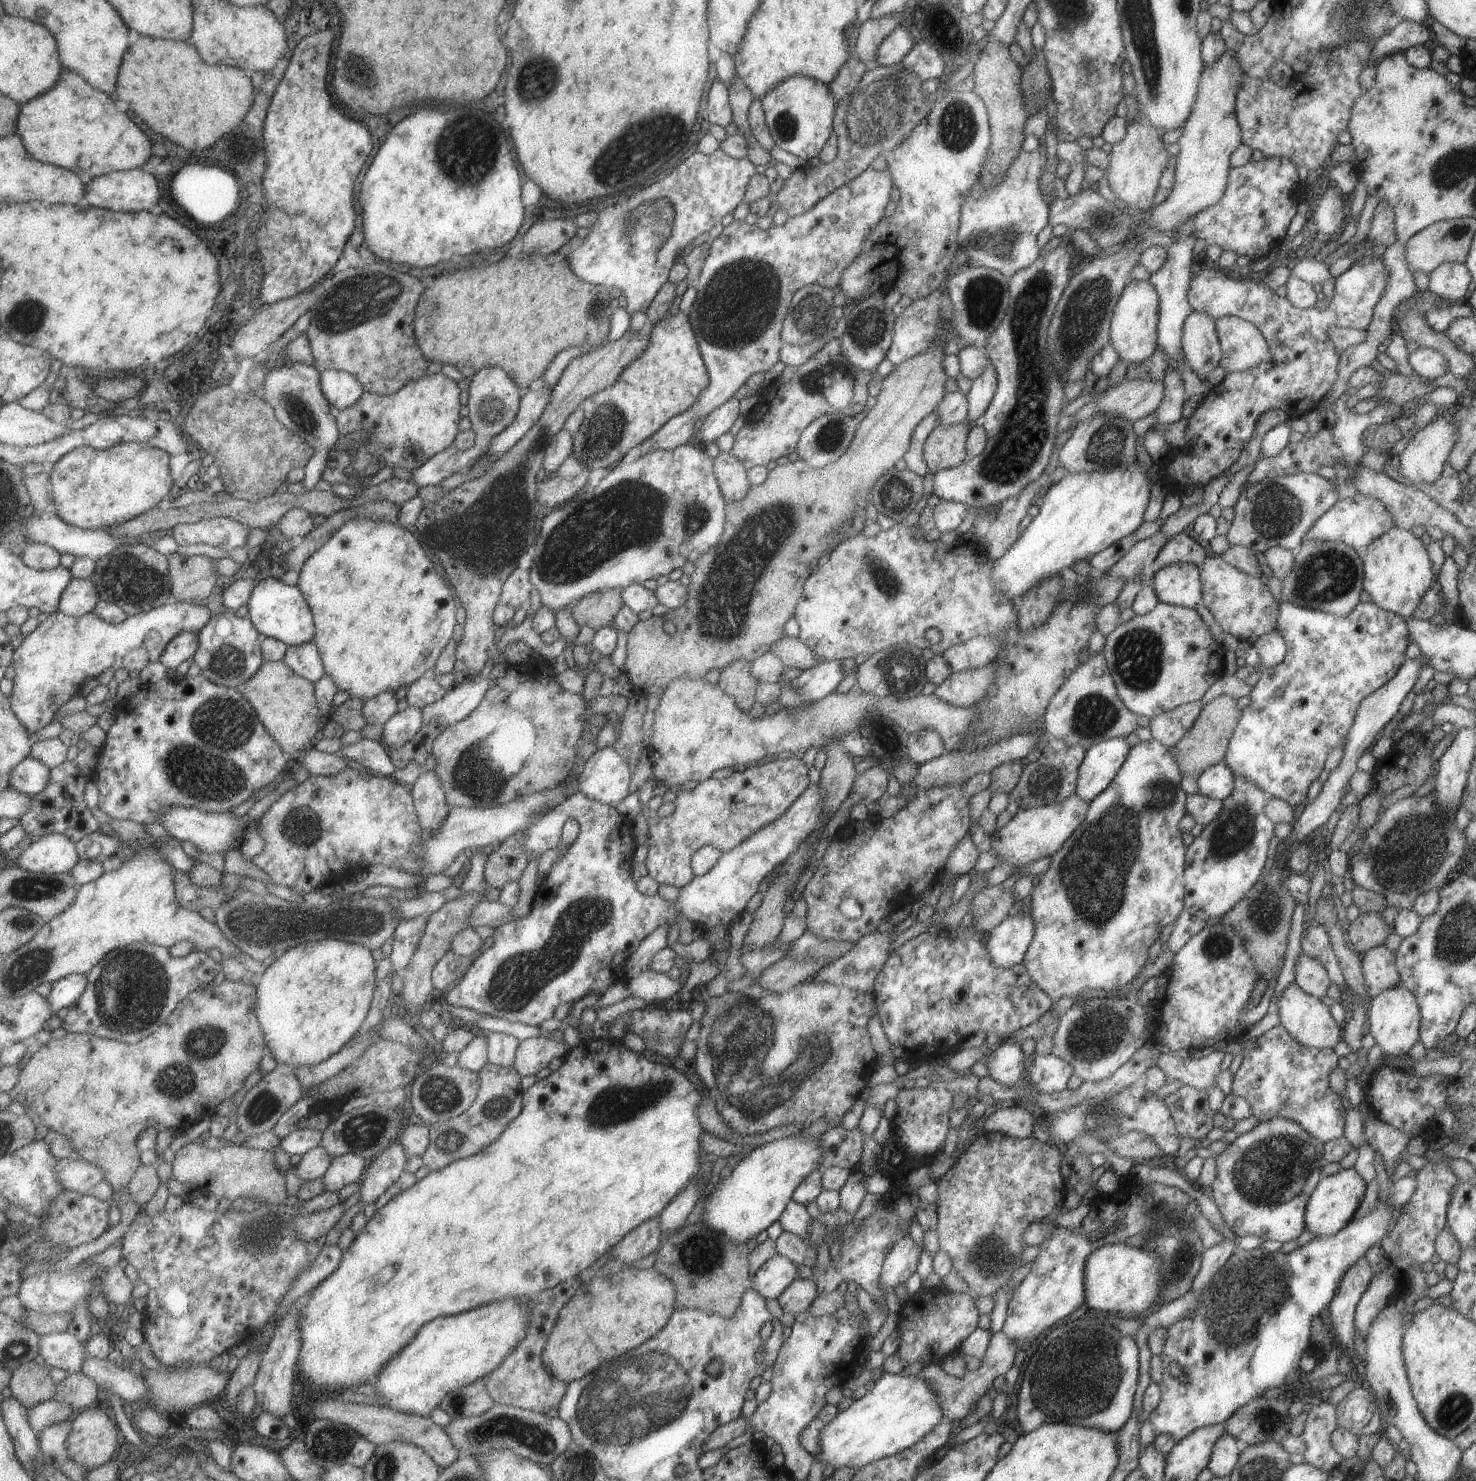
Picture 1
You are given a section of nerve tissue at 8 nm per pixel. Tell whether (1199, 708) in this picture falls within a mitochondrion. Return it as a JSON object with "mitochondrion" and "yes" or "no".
{"mitochondrion":"no"}

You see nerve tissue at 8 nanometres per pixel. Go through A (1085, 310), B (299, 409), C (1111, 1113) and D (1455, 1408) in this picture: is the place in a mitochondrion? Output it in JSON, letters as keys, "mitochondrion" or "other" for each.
{"A":"mitochondrion","B":"mitochondrion","C":"mitochondrion","D":"mitochondrion"}

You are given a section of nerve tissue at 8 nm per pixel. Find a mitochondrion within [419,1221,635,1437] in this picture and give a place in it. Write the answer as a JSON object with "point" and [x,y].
{"point":[455,1405]}

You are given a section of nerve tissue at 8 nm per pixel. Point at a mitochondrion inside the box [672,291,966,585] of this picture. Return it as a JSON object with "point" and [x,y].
{"point":[871,327]}

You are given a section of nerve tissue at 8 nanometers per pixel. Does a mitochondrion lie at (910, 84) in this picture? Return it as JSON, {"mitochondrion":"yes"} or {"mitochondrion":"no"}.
{"mitochondrion":"yes"}

